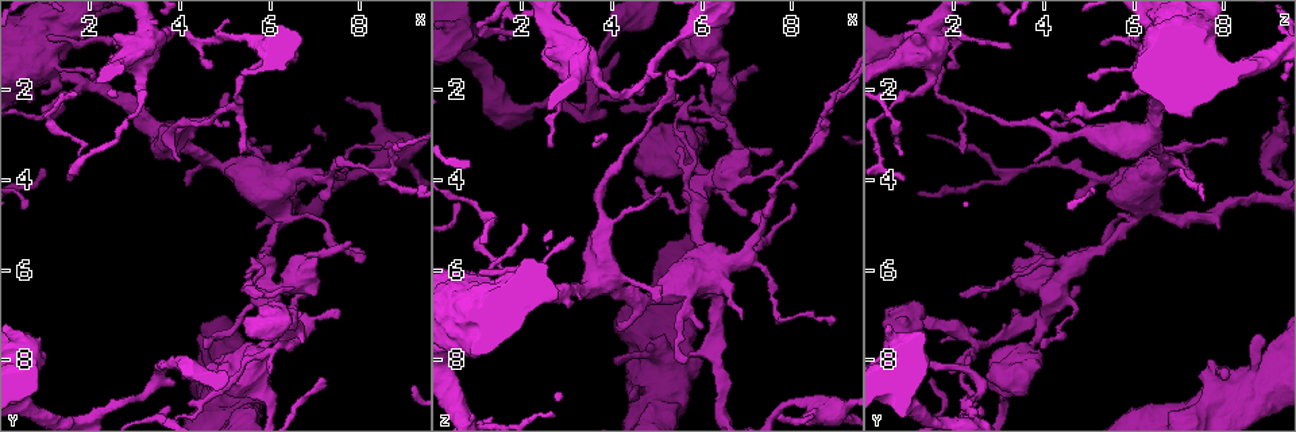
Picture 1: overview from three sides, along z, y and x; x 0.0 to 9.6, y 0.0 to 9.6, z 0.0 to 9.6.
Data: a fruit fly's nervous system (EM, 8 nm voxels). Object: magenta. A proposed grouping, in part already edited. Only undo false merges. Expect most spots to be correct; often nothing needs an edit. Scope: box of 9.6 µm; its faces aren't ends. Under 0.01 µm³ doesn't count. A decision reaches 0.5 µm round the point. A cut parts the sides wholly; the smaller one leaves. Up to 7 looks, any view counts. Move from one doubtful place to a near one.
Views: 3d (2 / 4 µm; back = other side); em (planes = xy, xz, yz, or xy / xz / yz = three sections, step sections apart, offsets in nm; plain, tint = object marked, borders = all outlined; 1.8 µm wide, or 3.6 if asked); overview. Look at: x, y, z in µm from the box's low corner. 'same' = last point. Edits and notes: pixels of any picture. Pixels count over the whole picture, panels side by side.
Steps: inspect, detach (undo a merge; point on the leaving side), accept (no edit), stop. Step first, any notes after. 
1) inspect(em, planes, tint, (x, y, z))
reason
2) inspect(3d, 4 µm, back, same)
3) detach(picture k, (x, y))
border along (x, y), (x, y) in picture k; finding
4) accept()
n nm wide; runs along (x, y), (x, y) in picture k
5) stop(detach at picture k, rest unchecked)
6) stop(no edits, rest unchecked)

inspect(em, planes, borders, (3.85, 2.95, 5.10))

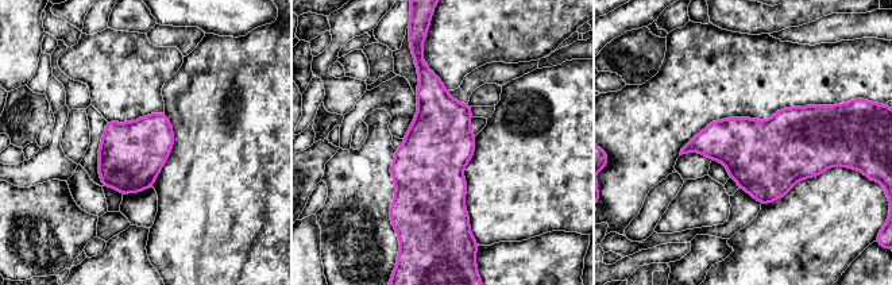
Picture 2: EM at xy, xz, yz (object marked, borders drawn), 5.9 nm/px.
accept()
all the same neuron

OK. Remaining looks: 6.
inspect(em, planes, tint, (6.25, 4.60, 6.35))
thick turns thin

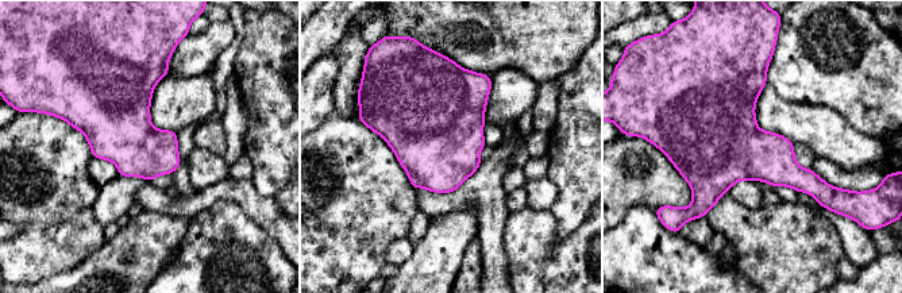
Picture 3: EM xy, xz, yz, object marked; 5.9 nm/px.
accept()
340 nm wide; continuous, no second neuron

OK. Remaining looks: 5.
inspect(em, 3.6 µm, planes, tint, (4.60, 8.15, 8.70))
thick turns thin

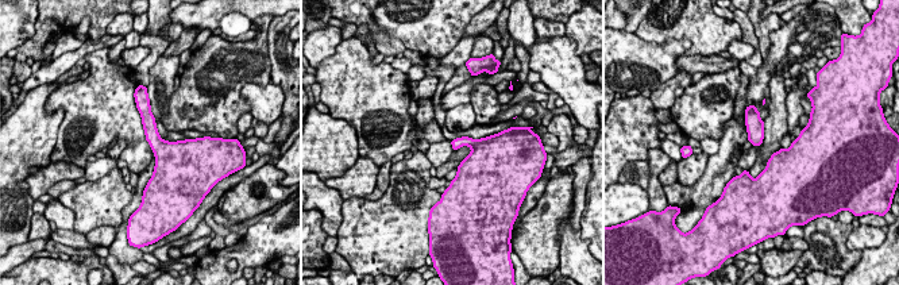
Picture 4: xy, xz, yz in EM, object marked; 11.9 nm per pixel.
accept()
continuous, no second neuron

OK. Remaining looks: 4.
stop(no edits, rest unchecked)

